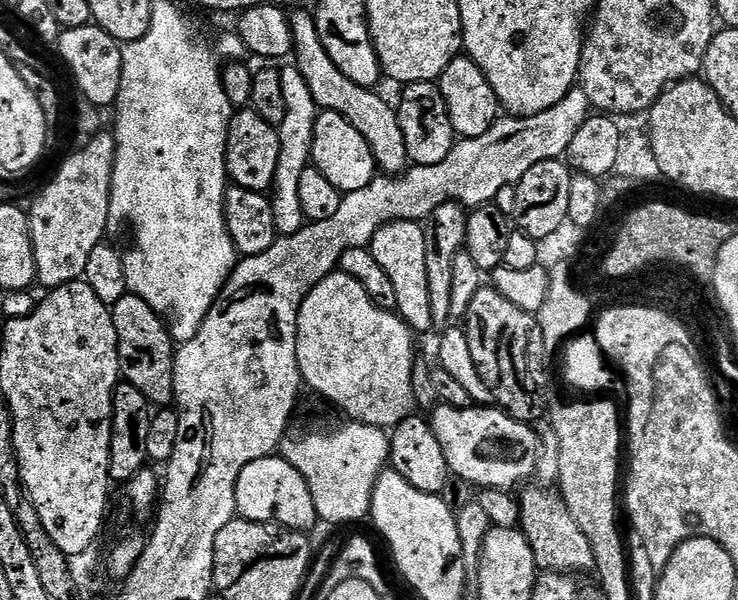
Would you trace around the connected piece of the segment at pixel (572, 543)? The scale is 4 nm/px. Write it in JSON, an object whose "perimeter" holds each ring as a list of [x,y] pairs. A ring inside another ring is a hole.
{"perimeter":[[[527,488],[523,489],[524,496],[519,497],[520,513],[526,535],[532,541],[533,548],[540,553],[541,567],[546,570],[555,570],[560,574],[570,574],[568,572],[572,570],[592,572],[596,567],[592,537],[584,531],[579,520],[568,509],[568,503],[565,502],[564,497],[555,491],[552,493],[543,492],[540,488]]]}

